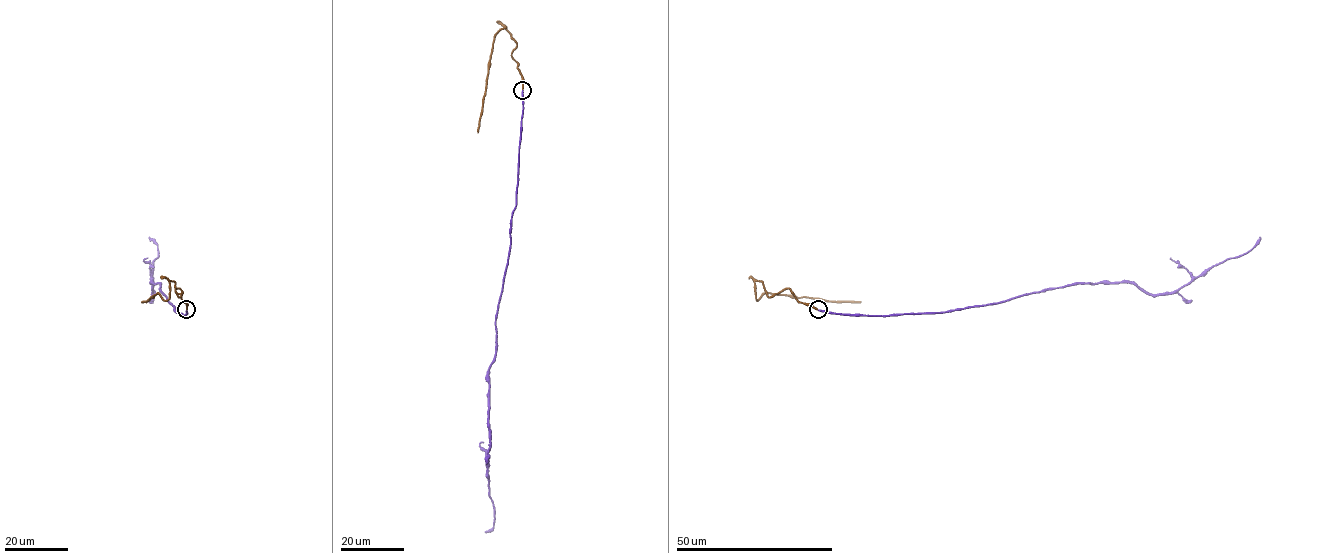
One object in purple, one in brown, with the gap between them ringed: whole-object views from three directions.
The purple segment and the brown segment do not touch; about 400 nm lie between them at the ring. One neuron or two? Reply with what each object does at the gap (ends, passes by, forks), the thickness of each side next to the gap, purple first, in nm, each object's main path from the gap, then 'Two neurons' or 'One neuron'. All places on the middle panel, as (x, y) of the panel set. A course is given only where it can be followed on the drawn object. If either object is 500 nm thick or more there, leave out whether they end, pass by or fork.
At the ring purple ends. At the ring brown ends. Thickness 240 nm (purple) against 240 nm. Course of purple: (522, 90), (516, 206), (496, 318), (496, 357), (488, 370), (488, 474), (494, 519), (493, 526), (485, 532). Course of brown: (522, 89), (522, 77), (511, 54), (517, 44), (505, 26), (494, 37), (477, 133). One neuron

